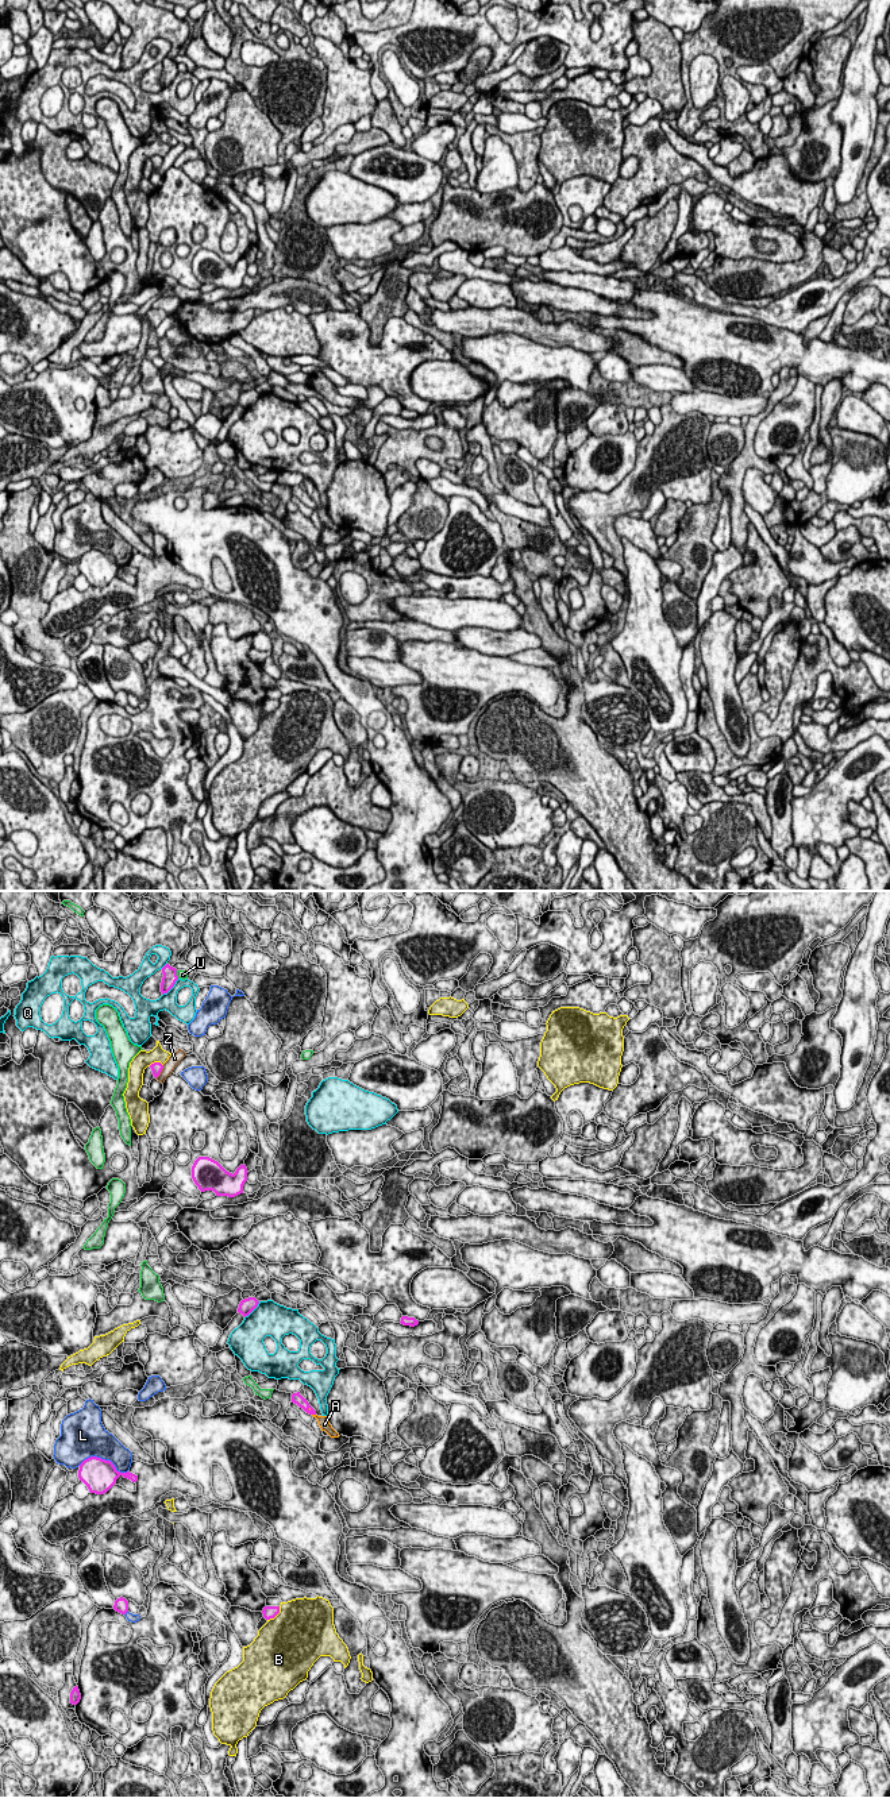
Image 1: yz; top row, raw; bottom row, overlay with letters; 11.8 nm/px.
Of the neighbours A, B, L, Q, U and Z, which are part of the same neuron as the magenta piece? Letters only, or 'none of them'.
A

